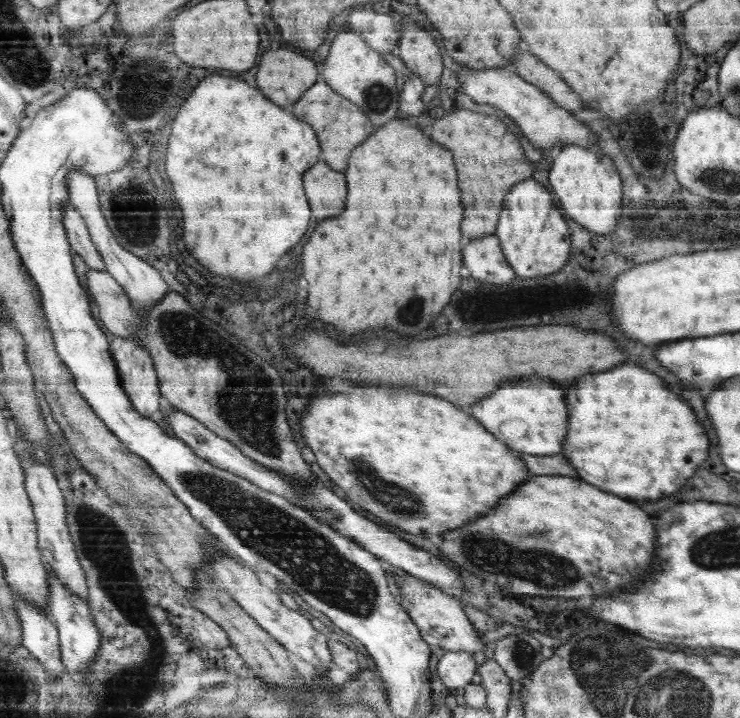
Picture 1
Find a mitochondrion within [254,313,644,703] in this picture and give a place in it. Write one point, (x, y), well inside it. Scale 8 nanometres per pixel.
(495, 555)

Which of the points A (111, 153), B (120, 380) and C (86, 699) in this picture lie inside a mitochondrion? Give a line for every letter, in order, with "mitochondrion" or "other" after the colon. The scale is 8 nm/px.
A: mitochondrion
B: other
C: mitochondrion

